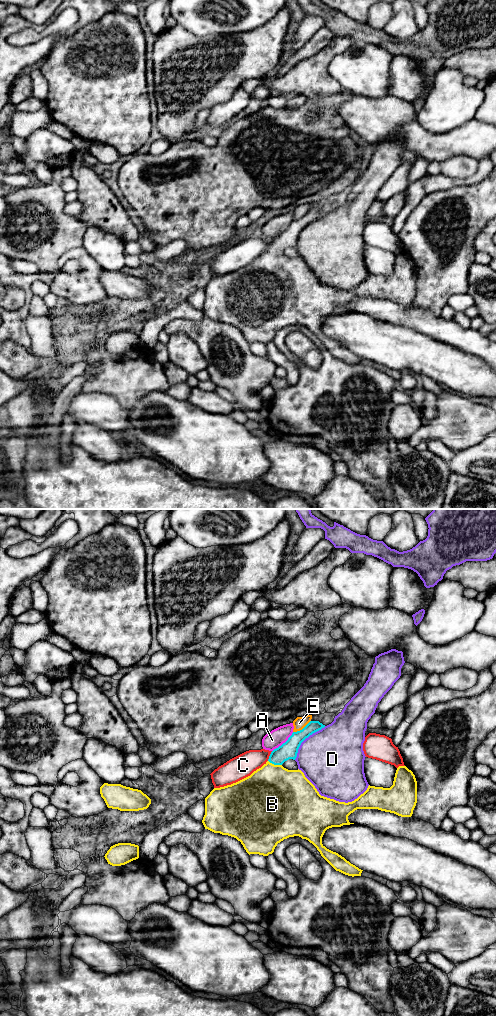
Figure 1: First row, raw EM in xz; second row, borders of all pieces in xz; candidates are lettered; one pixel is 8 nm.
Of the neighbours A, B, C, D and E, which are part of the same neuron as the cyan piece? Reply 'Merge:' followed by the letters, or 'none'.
Merge: B

